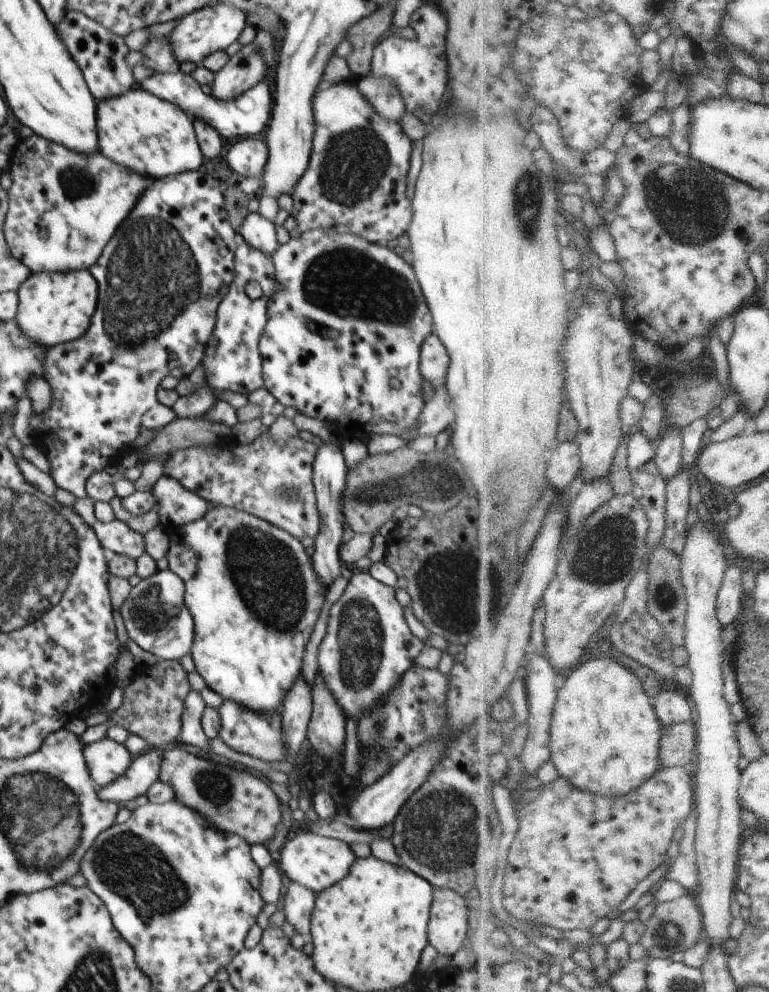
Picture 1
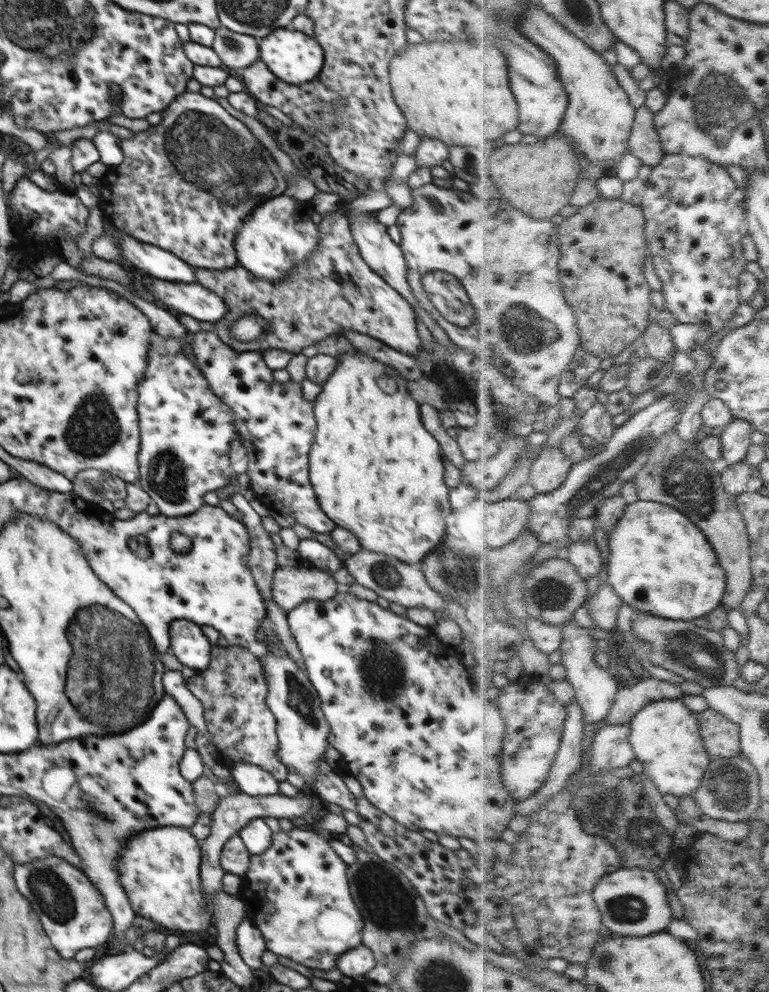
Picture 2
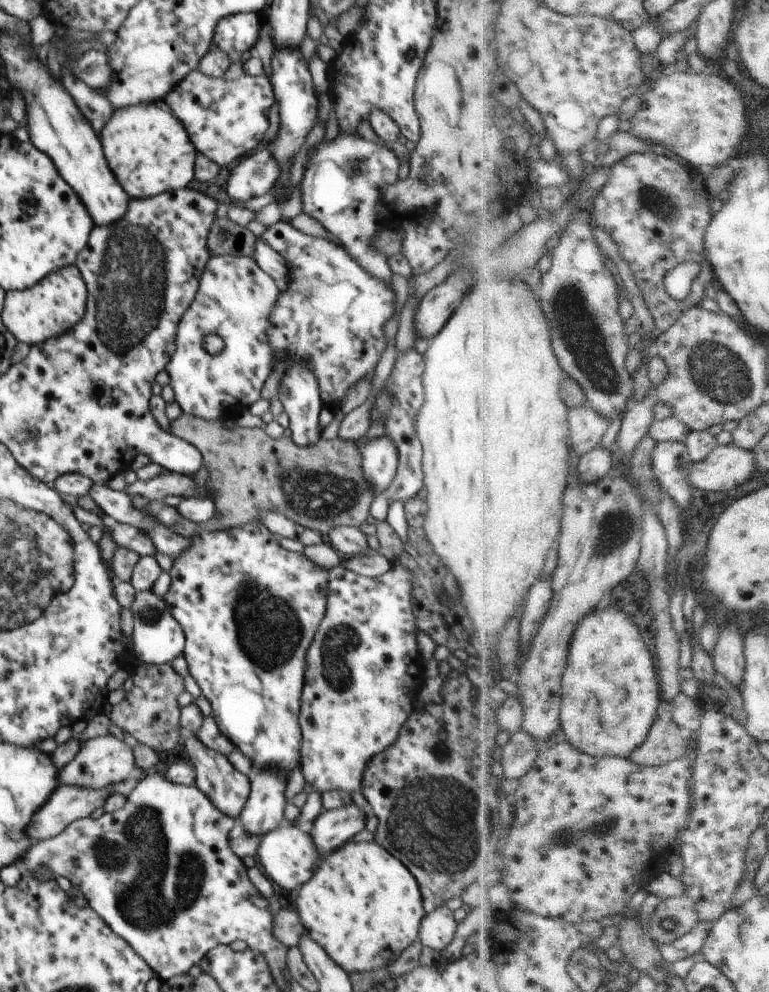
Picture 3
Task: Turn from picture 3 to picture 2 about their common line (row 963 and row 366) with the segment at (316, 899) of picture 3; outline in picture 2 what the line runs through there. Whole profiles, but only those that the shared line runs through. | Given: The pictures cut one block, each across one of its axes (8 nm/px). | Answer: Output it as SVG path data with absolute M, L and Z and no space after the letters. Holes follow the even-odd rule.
M358 349L344 352L337 360L336 369L324 381L322 391L318 394L316 401L312 403L317 430L309 452L309 479L316 493L318 504L326 516L332 519L334 525L340 525L358 537L361 549L368 550L375 555L383 554L383 556L396 557L396 559L410 563L410 565L422 564L422 557L440 546L442 538L446 537L448 524L452 517L453 503L458 494L451 478L450 468L445 459L440 457L441 448L438 439L434 438L434 435L430 434L422 425L419 403L406 389L406 379L394 367L386 365L380 359Z

